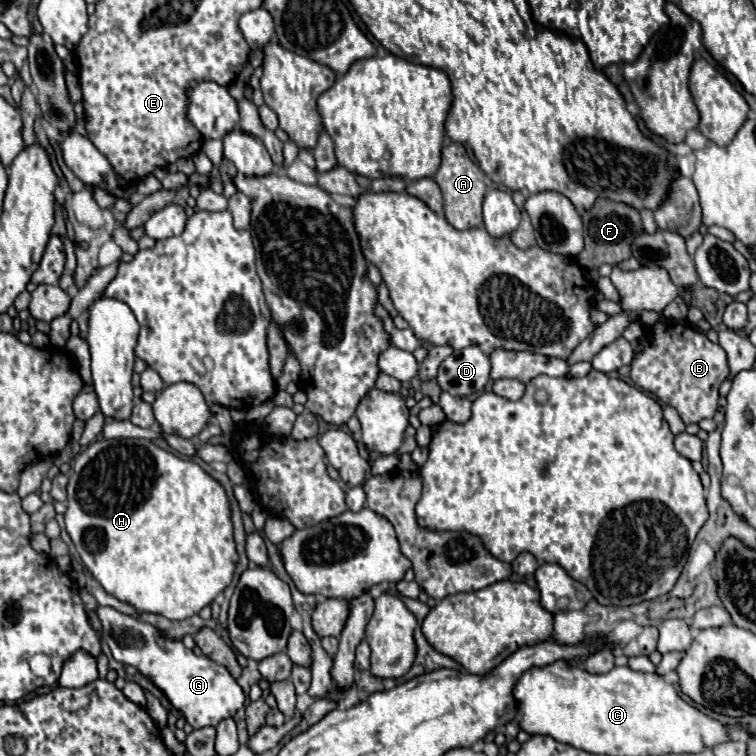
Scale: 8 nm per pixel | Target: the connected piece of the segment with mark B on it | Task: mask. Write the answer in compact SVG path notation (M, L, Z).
M668 319L648 329L644 337L648 339L648 347L632 361L632 381L654 393L662 403L672 405L686 425L698 423L704 417L714 417L720 399L718 389L730 373L726 351L706 335L696 333L688 323L674 323Z

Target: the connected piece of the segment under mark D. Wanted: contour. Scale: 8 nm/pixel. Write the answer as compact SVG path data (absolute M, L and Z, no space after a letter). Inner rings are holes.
M470 345L454 351L438 369L438 383L444 391L460 397L476 395L490 381L490 357Z

